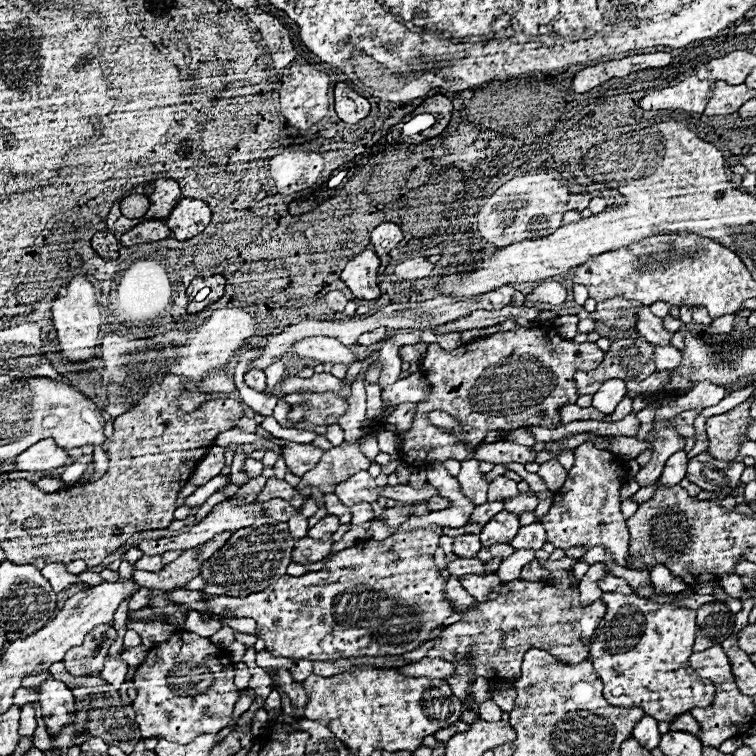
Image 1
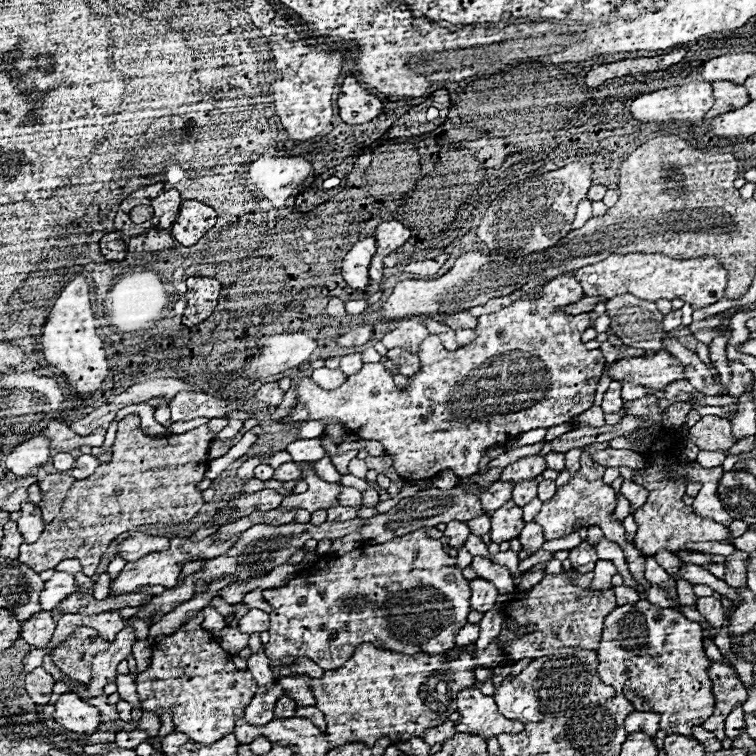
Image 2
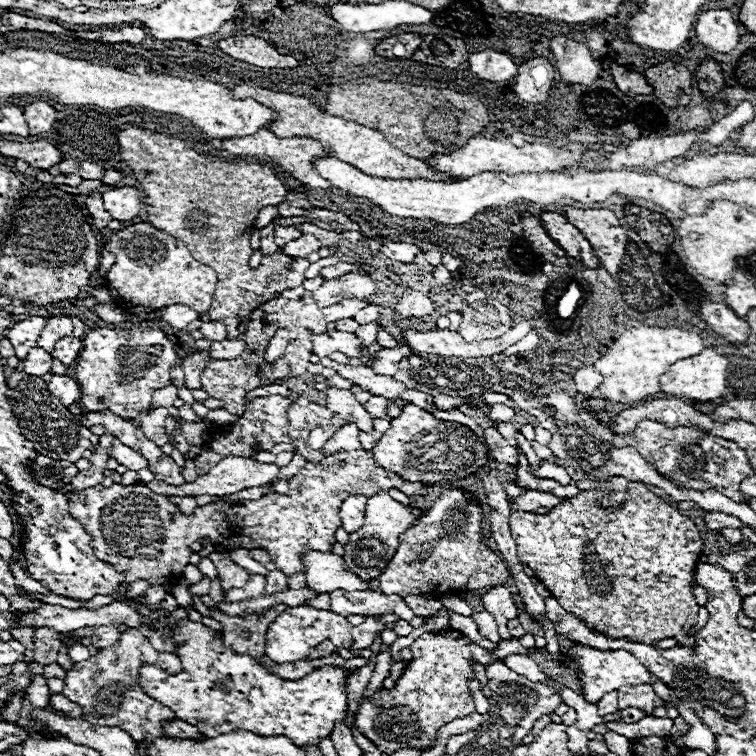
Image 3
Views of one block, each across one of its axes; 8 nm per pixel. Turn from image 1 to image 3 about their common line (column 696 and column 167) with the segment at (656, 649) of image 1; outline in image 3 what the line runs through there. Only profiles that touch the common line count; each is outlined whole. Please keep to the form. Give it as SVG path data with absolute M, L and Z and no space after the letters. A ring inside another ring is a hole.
M184 620L174 630L174 638L178 642L184 642L184 646L176 650L176 654L182 660L182 672L178 676L168 676L158 666L142 666L140 686L144 688L148 696L168 706L176 716L196 726L208 738L234 732L234 730L246 730L256 736L286 736L296 746L306 746L306 744L318 746L320 740L332 734L332 728L336 726L336 722L340 724L346 722L346 712L348 712L346 680L350 676L346 676L344 668L340 666L324 666L324 668L316 668L310 676L304 676L300 680L284 680L266 672L266 668L262 668L258 660L252 660L246 654L234 654L232 650L224 648L222 638L210 628L206 628L204 624Z

